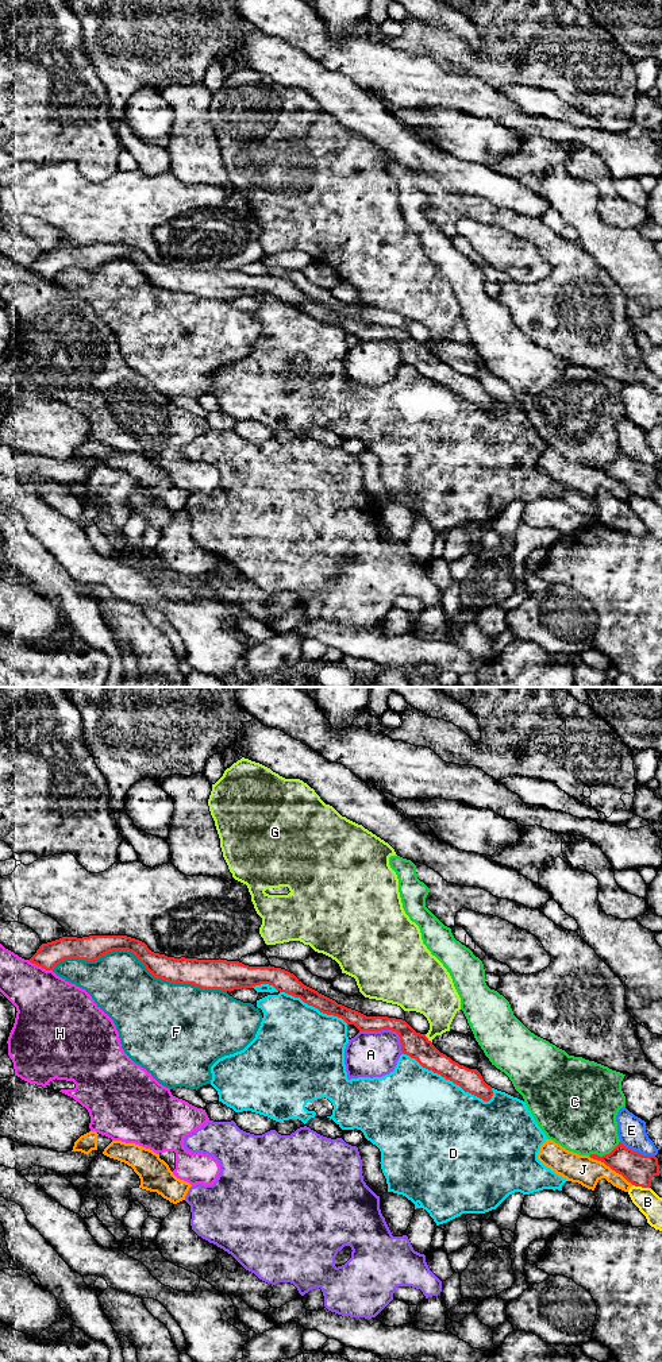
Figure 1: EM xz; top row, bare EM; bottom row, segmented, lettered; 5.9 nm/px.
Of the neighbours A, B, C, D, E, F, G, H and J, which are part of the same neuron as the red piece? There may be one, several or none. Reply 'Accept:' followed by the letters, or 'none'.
Accept: none

